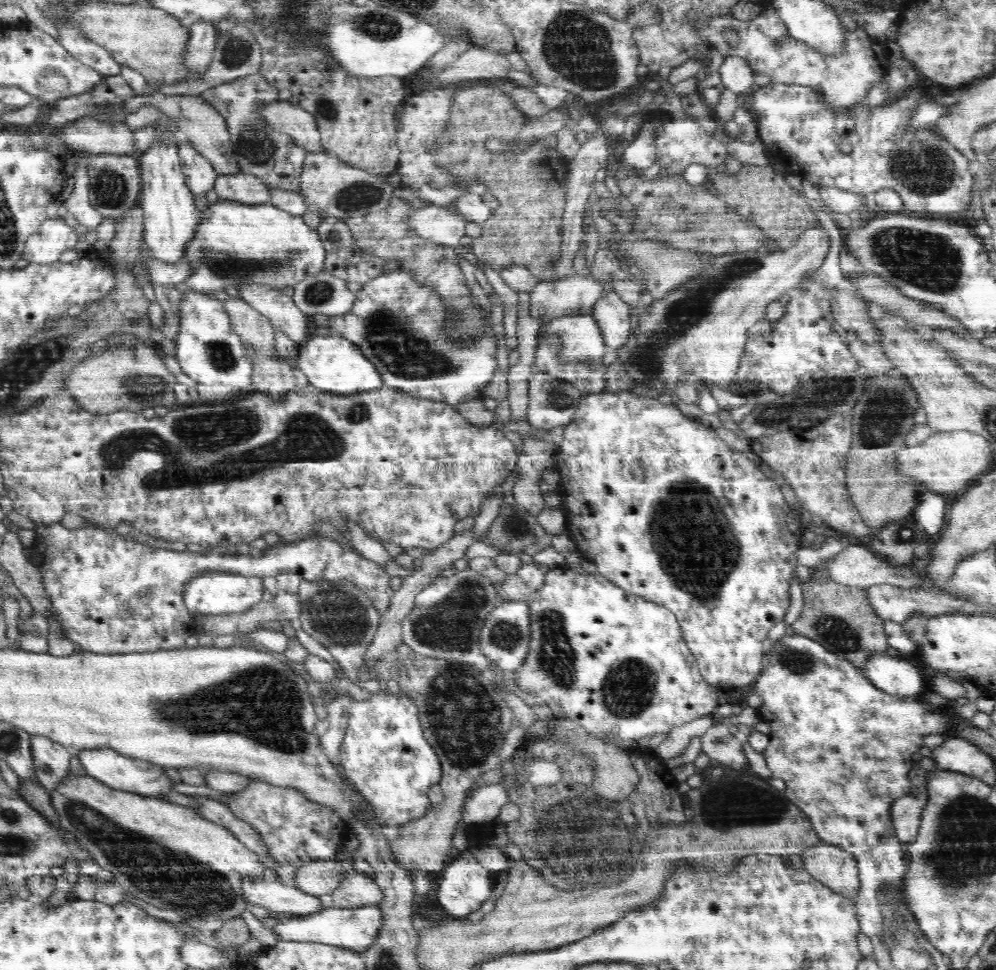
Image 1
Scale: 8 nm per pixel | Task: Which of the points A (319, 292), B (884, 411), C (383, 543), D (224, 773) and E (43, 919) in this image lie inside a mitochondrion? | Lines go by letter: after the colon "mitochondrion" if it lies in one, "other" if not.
A: mitochondrion
B: mitochondrion
C: other
D: other
E: other

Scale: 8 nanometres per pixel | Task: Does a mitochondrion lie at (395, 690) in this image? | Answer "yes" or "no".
no

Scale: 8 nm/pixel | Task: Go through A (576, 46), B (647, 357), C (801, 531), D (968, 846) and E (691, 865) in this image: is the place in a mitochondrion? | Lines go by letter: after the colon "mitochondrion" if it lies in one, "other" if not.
A: mitochondrion
B: mitochondrion
C: other
D: mitochondrion
E: other

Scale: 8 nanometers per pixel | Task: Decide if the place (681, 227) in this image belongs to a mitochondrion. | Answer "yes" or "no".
yes

